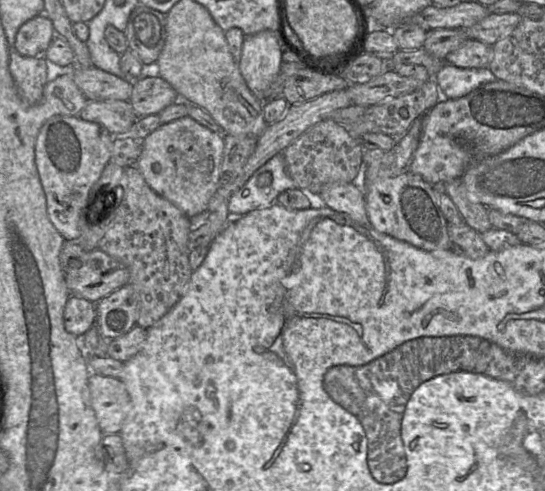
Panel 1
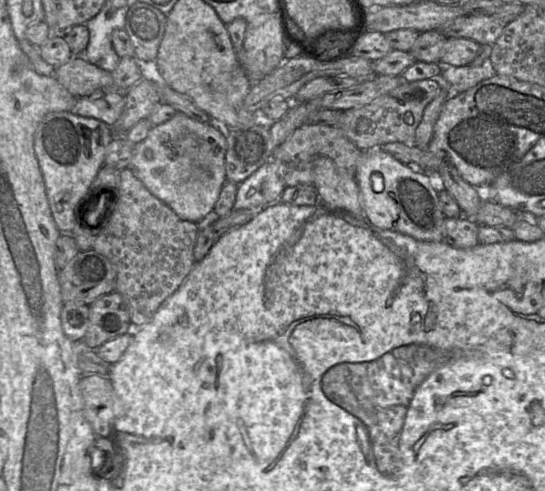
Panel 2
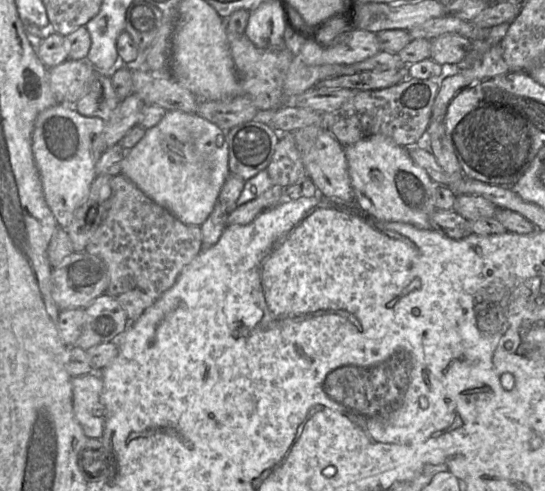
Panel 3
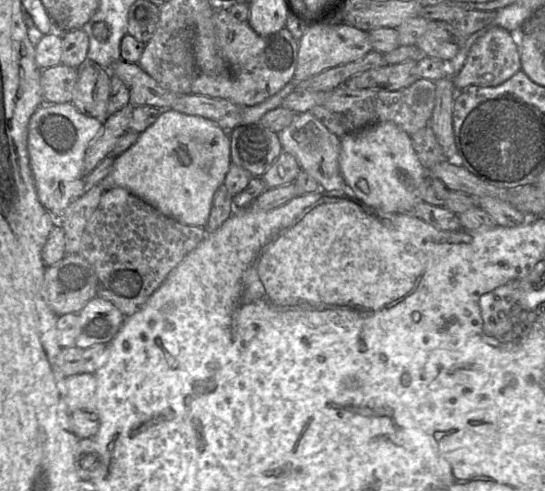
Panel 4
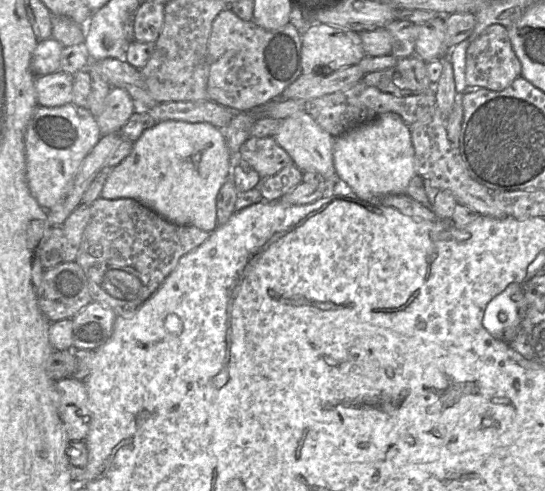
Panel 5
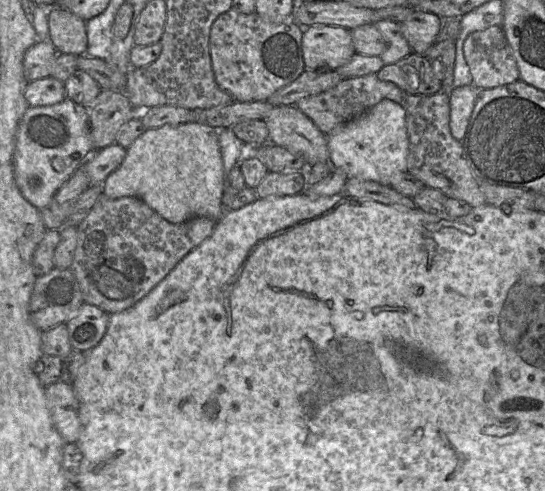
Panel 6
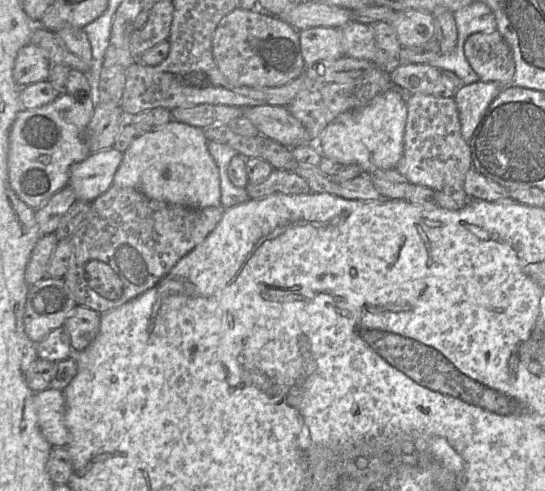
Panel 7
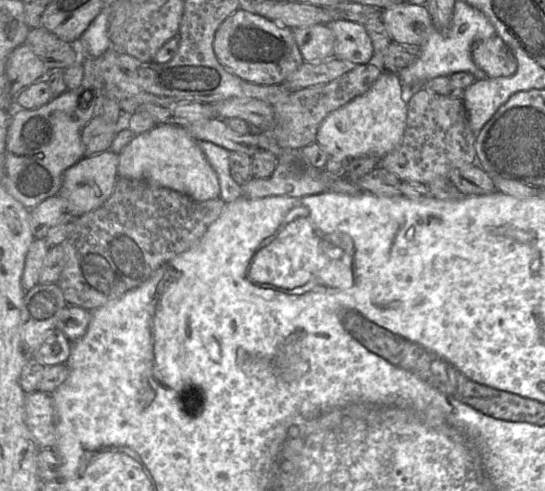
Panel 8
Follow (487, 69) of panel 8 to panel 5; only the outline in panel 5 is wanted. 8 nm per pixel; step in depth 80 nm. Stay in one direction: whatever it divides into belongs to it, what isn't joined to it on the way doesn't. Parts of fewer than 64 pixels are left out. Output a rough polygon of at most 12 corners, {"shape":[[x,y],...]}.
{"shape":[[507,28],[468,46],[468,88],[500,91],[521,75]]}

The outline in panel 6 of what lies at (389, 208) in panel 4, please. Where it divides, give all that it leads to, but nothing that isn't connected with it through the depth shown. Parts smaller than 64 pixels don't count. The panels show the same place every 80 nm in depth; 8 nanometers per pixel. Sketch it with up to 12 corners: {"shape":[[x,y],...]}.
{"shape":[[385,99],[327,135],[348,178],[407,172],[406,111]]}

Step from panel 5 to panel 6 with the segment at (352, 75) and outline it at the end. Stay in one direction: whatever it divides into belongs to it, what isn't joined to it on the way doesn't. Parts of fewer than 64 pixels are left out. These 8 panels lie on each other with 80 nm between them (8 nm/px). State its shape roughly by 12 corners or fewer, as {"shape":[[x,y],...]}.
{"shape":[[304,70],[266,101],[293,106],[343,78],[336,70]]}

